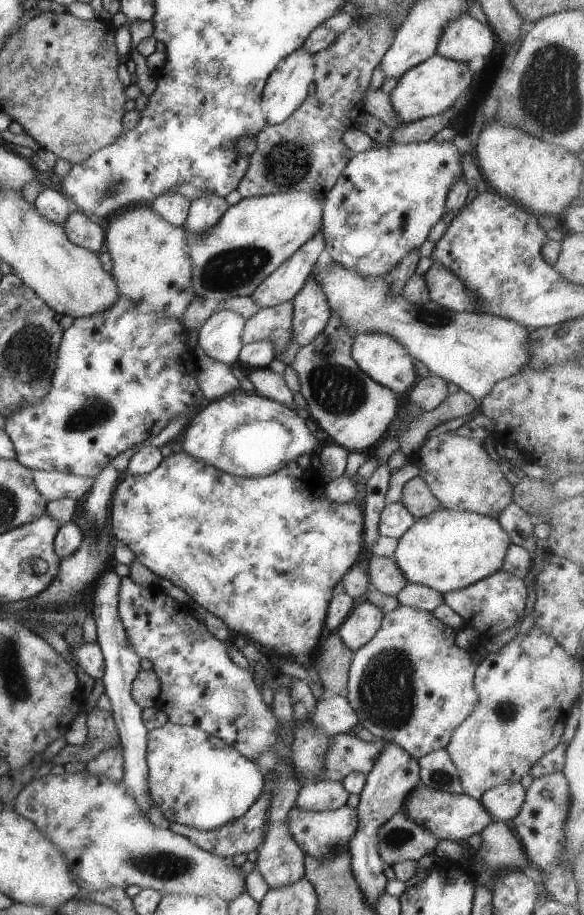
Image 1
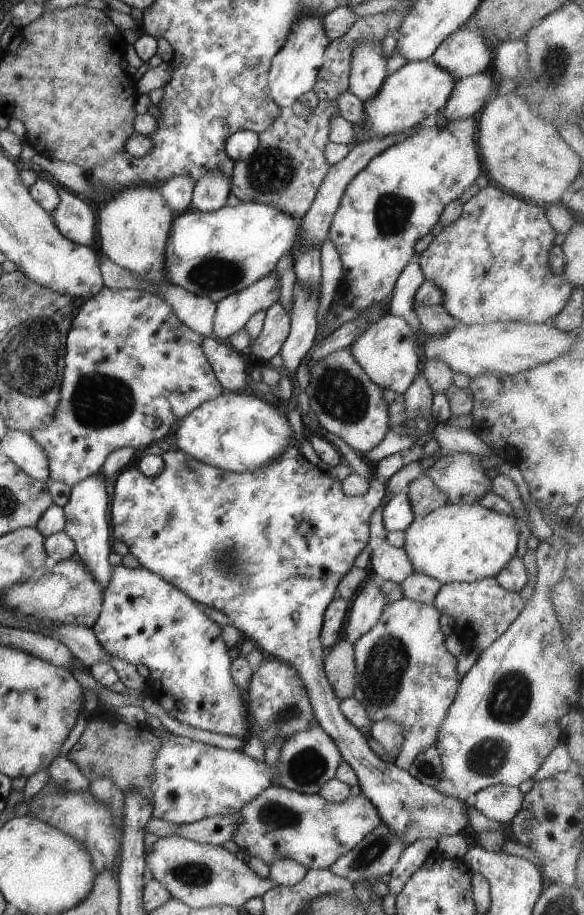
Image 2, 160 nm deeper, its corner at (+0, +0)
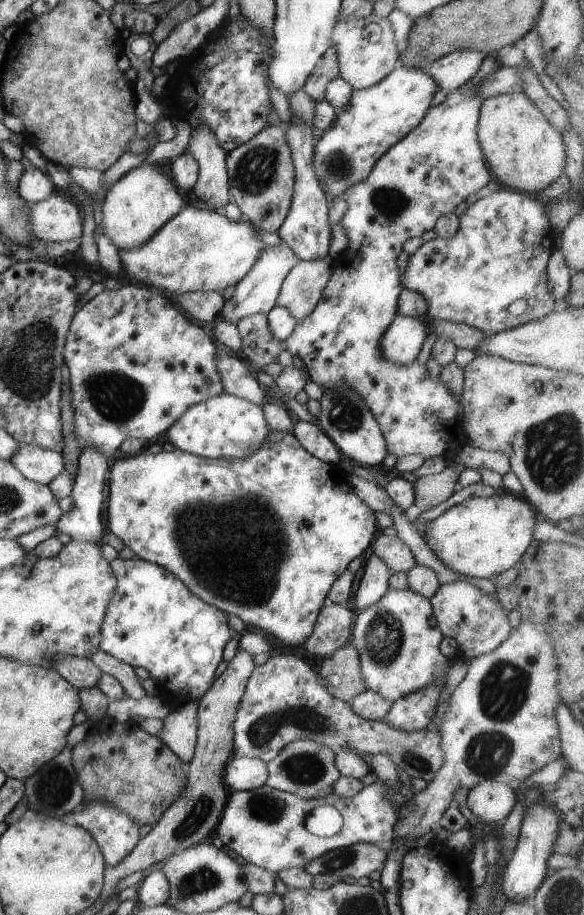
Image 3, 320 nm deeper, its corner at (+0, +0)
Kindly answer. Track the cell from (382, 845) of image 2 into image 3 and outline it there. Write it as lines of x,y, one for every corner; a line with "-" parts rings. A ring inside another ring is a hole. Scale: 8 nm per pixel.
355,843
319,854
304,864
303,870
311,876
324,874
334,876
337,882
355,882
360,876
368,876
371,871
381,870
387,852
369,843

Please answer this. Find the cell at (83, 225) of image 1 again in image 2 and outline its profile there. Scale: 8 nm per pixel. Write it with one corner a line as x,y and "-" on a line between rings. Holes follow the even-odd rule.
61,187
57,192
57,206
48,212
51,222
67,240
89,247
96,235
92,203

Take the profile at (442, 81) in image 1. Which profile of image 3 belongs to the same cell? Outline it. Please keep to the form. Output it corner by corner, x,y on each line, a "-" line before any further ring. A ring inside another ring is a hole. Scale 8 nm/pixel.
398,65
374,85
352,89
346,105
335,109
335,118
312,146
312,169
319,188
333,198
342,198
350,186
369,174
382,154
417,126
437,89
436,82
424,70

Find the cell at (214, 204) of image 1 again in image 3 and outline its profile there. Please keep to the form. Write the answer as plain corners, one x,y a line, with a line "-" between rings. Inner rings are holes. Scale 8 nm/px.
207,127
191,128
186,150
198,164
198,177
190,188
195,200
201,199
208,208
222,208
231,202
226,173
226,152
218,145

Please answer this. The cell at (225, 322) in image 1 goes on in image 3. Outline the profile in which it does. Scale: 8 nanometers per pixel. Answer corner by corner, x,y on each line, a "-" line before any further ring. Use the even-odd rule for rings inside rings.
283,241
265,247
255,259
254,265
251,265
245,276
236,284
232,295
225,300
216,321
237,322
247,315
269,312
276,305
276,298
283,277
297,261
299,260
296,254

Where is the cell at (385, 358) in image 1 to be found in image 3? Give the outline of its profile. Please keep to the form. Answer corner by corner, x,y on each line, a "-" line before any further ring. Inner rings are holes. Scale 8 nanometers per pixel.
396,314
379,339
382,357
396,365
415,360
426,337
425,331
417,318

